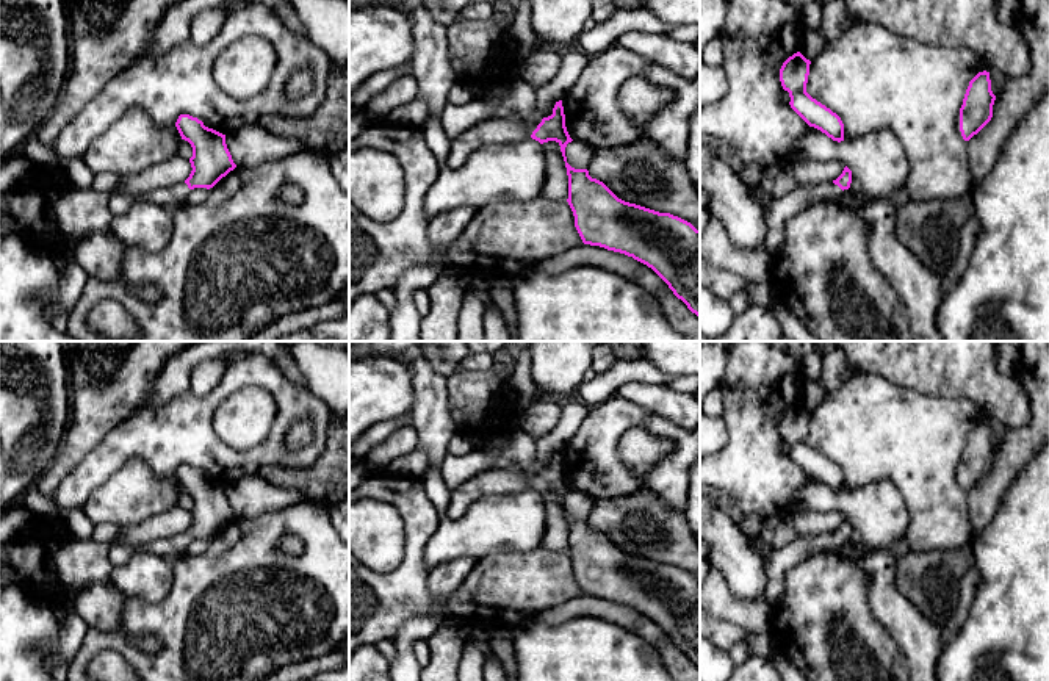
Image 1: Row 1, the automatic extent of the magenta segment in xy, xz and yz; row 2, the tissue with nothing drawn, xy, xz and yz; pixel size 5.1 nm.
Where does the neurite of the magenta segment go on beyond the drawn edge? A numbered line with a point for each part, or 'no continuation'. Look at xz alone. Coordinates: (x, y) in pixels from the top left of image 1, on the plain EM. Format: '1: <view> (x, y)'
1: xz (517, 450)

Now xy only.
1: xy (171, 548)

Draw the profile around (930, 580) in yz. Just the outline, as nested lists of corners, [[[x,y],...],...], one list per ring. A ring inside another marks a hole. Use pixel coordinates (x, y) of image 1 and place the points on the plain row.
[[[971,543],[952,551],[917,553],[903,548],[896,554],[897,587],[919,612],[943,629],[957,611],[960,603],[960,581],[971,565],[974,565]]]

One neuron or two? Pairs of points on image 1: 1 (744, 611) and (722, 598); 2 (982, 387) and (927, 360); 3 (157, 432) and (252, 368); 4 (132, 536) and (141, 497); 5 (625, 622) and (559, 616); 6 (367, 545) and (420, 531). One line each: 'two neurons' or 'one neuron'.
1: one neuron
2: one neuron
3: one neuron
4: two neurons
5: one neuron
6: two neurons

